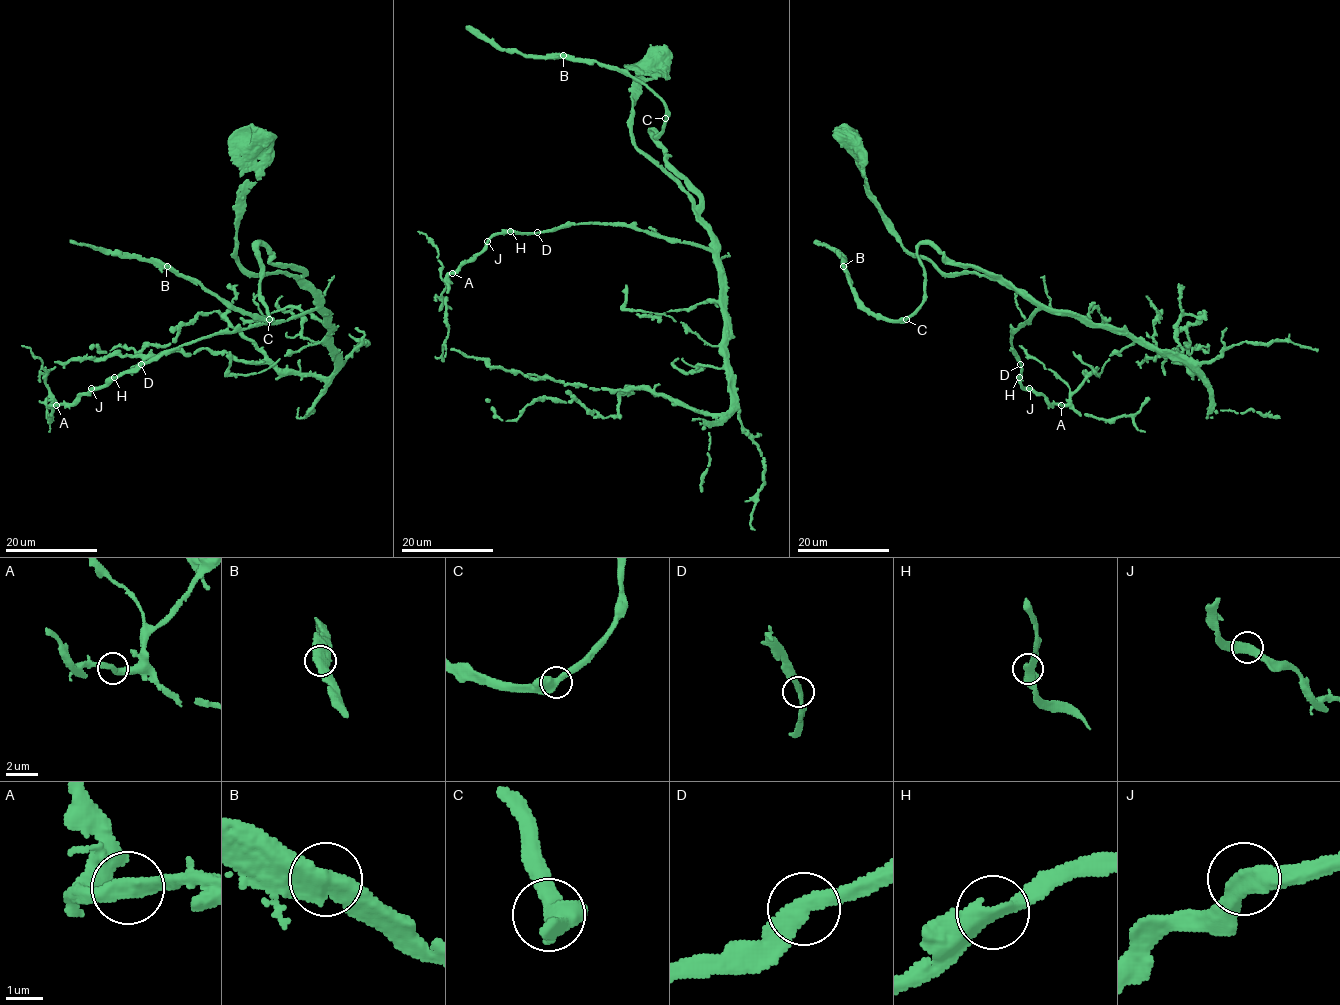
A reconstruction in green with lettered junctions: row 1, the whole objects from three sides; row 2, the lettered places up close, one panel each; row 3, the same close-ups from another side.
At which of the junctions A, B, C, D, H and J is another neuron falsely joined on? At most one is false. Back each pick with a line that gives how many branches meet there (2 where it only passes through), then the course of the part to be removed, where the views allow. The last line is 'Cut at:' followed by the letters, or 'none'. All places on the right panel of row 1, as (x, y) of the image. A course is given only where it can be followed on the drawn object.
Cut at: none

